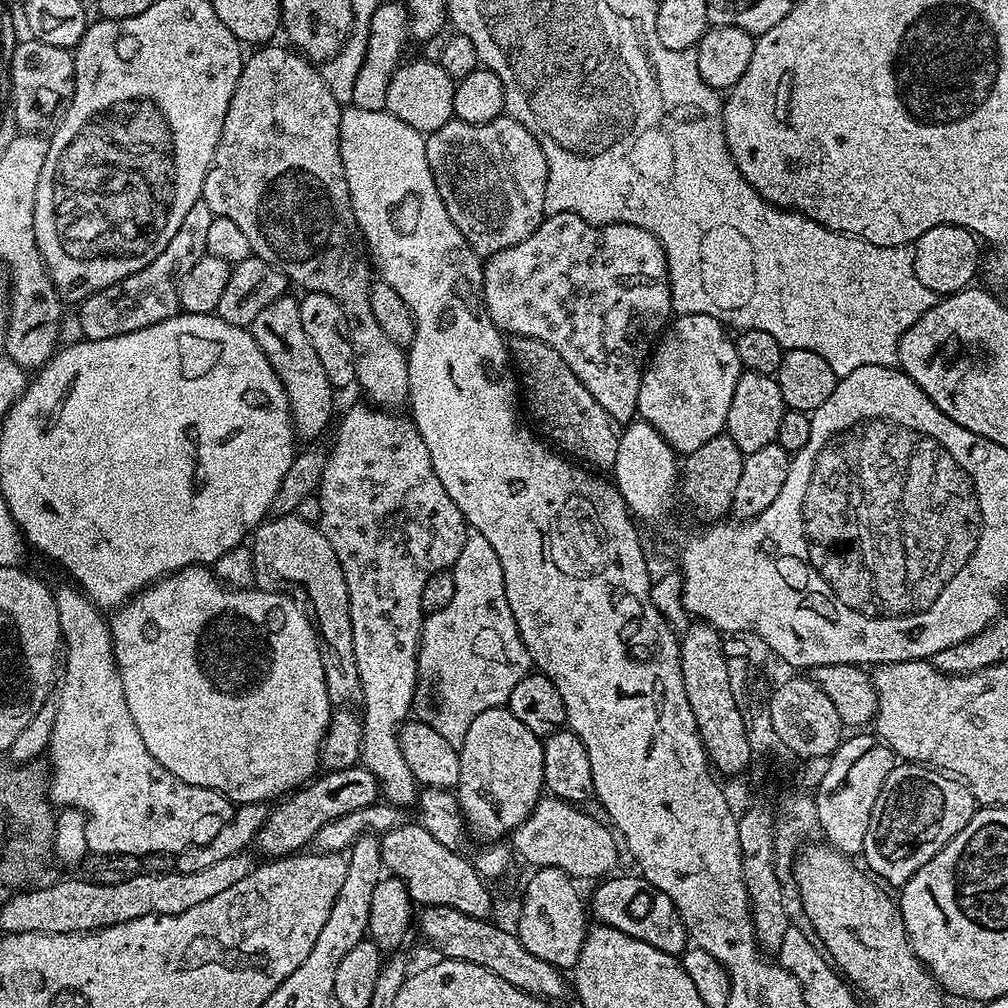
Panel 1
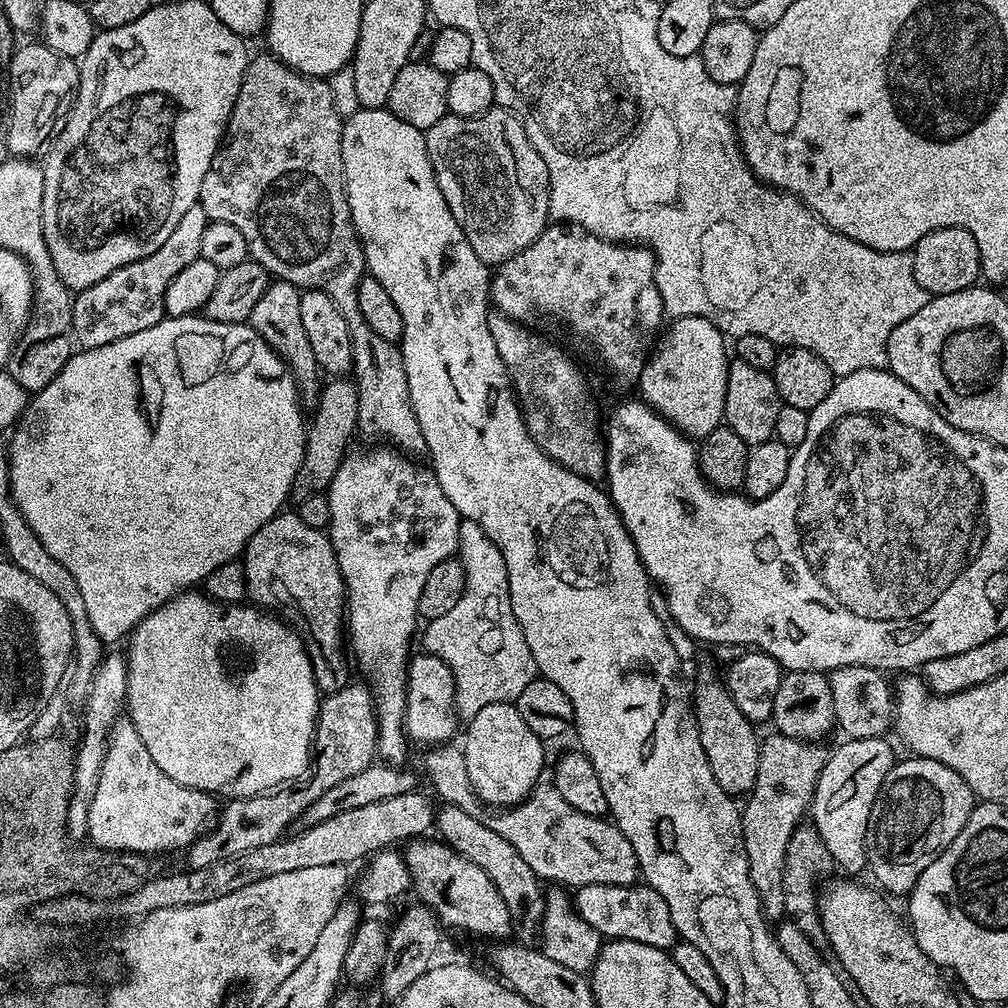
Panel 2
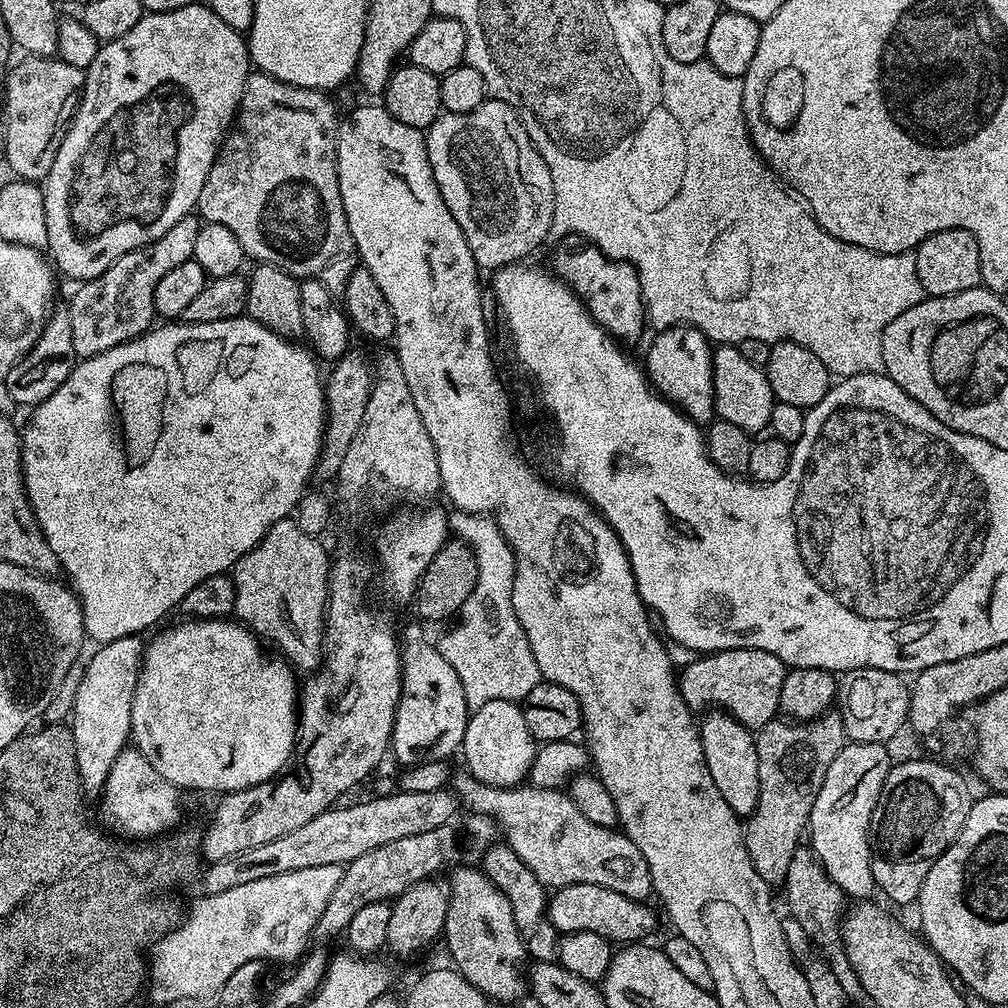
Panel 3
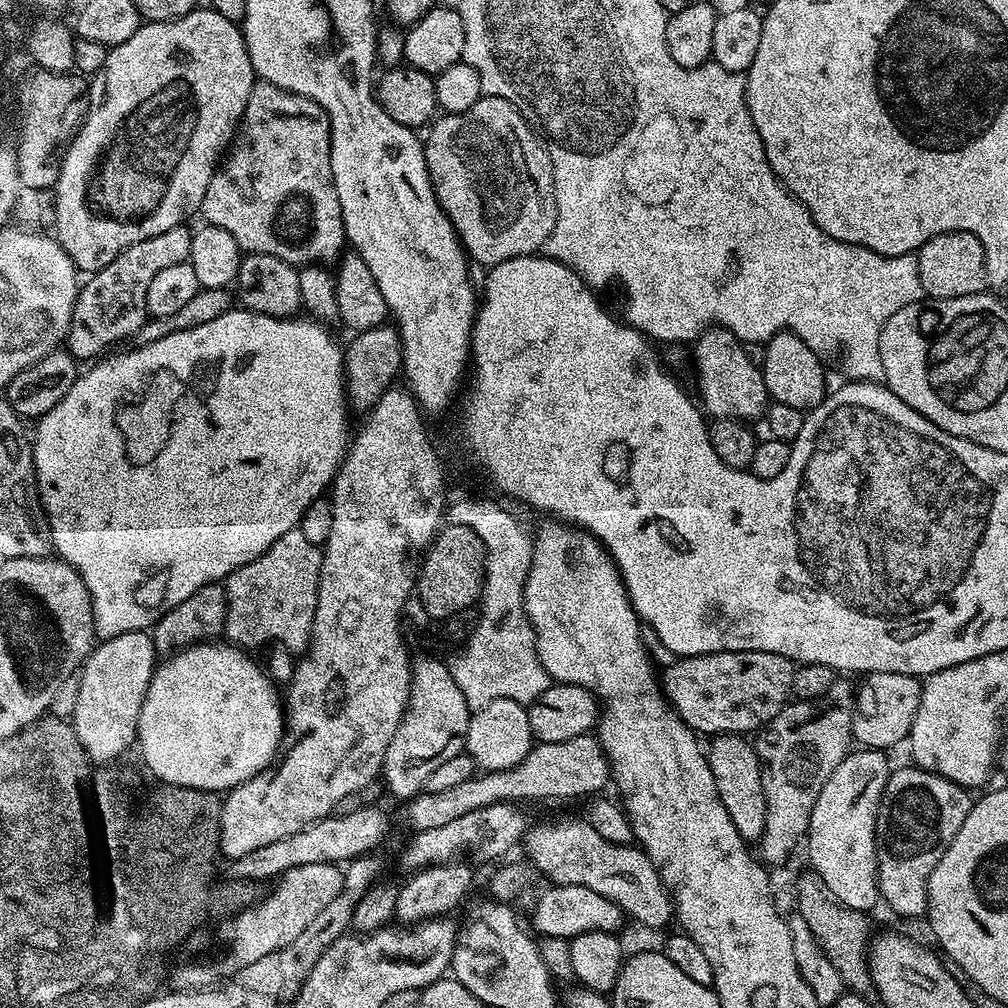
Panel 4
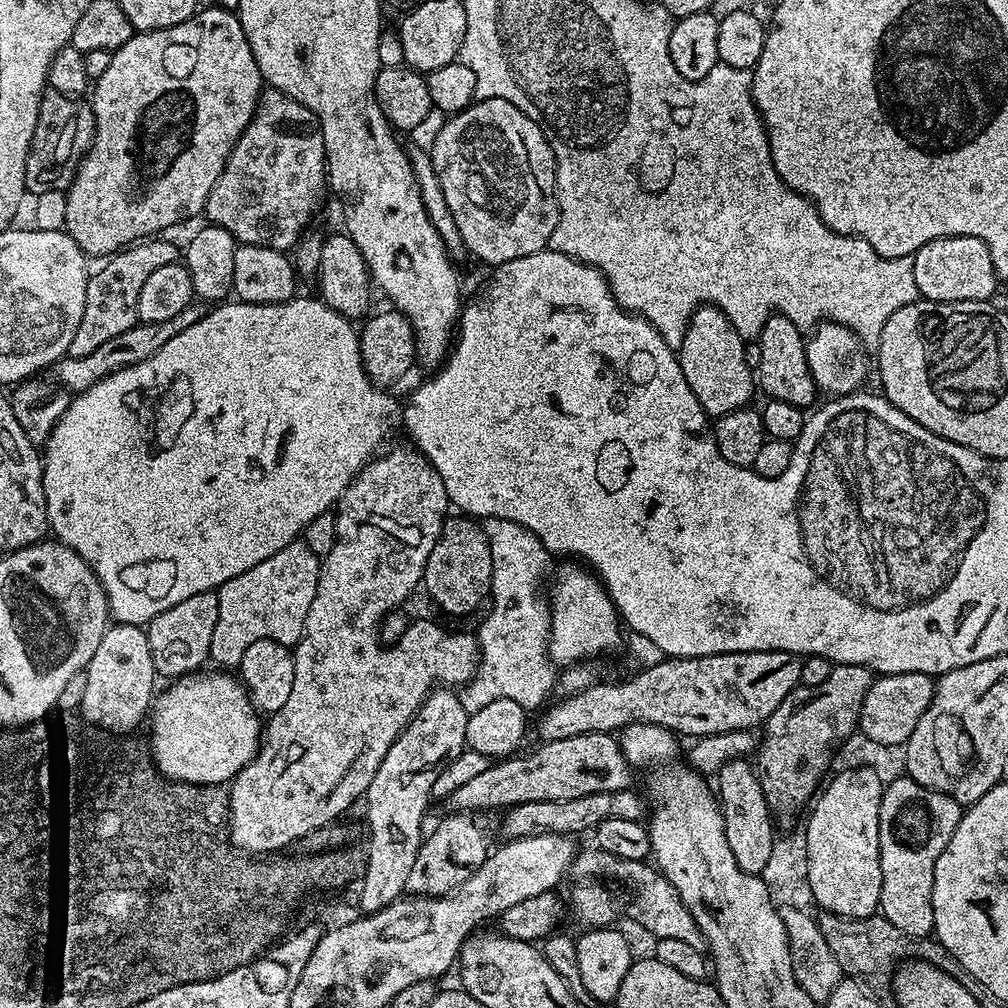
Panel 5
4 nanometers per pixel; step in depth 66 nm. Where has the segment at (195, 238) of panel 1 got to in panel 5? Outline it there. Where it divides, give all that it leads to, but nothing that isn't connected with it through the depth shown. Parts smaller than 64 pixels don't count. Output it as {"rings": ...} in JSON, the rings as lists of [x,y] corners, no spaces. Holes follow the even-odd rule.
{"rings":[[[145,238],[105,259],[100,269],[88,277],[86,286],[86,306],[82,310],[82,322],[74,330],[74,342],[70,342],[67,355],[85,356],[98,350],[102,342],[123,334],[138,323],[138,294],[142,294],[142,285],[154,270],[178,260],[178,248],[164,238]]]}

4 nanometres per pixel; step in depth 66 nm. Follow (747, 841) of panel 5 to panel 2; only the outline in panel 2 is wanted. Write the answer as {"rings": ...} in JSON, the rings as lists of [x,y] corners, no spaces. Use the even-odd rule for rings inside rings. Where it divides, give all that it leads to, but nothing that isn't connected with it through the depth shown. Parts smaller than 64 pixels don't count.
{"rings":[[[708,668],[702,669],[697,674],[696,692],[694,688],[690,699],[696,714],[696,725],[702,742],[702,750],[706,750],[706,762],[714,773],[714,778],[718,778],[718,786],[722,786],[722,790],[726,790],[728,795],[733,798],[743,797],[751,792],[754,782],[758,778],[758,758],[762,740],[759,735],[756,737],[757,729],[748,721],[746,714],[742,714],[742,710],[738,710],[734,698],[728,693],[727,683],[721,677],[719,680]]]}

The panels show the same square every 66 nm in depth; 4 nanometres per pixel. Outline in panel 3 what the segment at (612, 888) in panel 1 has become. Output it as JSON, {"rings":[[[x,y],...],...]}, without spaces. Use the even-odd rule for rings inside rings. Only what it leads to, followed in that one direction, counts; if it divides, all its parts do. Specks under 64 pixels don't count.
{"rings":[[[571,884],[557,888],[548,901],[548,921],[561,934],[569,932],[589,932],[602,934],[609,942],[624,946],[629,942],[644,942],[656,928],[656,912],[651,903],[631,900],[618,890],[606,890],[606,886],[593,884]]]}

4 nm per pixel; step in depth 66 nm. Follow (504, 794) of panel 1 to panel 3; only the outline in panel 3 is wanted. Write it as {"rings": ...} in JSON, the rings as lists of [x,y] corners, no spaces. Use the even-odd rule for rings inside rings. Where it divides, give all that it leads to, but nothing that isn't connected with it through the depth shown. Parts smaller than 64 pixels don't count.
{"rings":[[[511,700],[486,702],[469,715],[462,753],[467,771],[475,780],[495,788],[514,788],[529,779],[538,742],[526,726],[523,707]]]}

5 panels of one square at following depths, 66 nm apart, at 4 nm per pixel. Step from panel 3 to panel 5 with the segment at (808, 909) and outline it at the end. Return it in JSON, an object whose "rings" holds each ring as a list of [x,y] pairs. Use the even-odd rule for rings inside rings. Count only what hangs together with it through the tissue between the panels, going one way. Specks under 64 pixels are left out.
{"rings":[[[824,912],[818,923],[822,938],[826,938],[826,946],[830,946],[834,958],[838,958],[841,973],[845,977],[855,978],[869,989],[877,990],[883,984],[885,987],[898,965],[913,955],[913,941],[906,934],[902,934],[902,930],[898,930],[898,926],[894,926],[894,922],[890,922],[883,914],[852,920],[849,916]]]}

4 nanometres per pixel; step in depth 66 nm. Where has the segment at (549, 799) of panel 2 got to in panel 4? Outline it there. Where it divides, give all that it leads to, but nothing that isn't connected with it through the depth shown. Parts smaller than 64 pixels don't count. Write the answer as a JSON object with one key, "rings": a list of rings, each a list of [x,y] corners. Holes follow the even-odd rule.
{"rings":[[[587,819],[580,820],[548,820],[545,824],[533,823],[529,827],[523,841],[522,848],[528,851],[532,859],[531,867],[545,872],[552,884],[569,884],[570,886],[586,886],[614,902],[624,911],[625,917],[637,920],[648,928],[664,928],[674,920],[674,905],[668,889],[664,887],[660,871],[654,866],[654,862],[644,853],[644,849],[632,844],[615,844],[606,842],[594,826],[588,824]]]}

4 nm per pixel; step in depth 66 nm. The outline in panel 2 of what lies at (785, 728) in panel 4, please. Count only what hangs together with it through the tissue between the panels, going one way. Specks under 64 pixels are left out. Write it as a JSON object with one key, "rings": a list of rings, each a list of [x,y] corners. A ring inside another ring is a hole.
{"rings":[[[771,734],[764,736],[760,746],[758,758],[758,778],[754,782],[751,792],[747,793],[742,804],[740,821],[742,822],[742,842],[746,846],[746,858],[750,866],[750,882],[760,892],[760,901],[764,907],[764,915],[769,921],[780,922],[785,919],[784,891],[782,890],[782,874],[786,866],[786,846],[790,846],[790,838],[794,830],[809,815],[812,807],[812,795],[816,793],[816,783],[824,763],[830,752],[820,742],[795,740],[789,736]]]}

